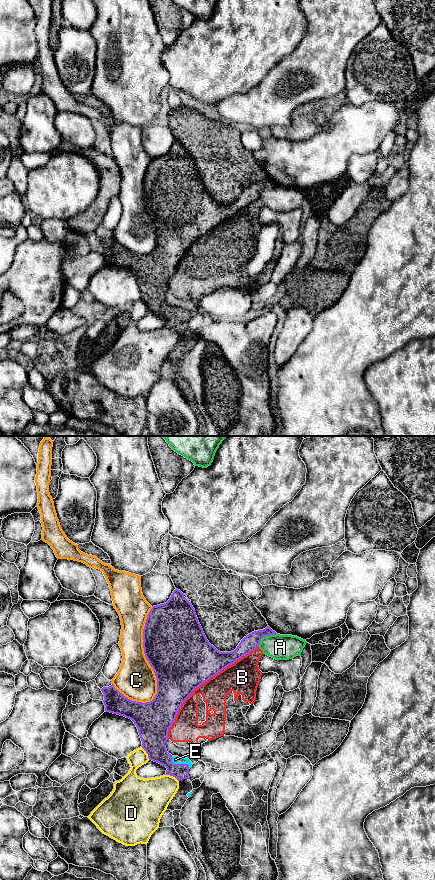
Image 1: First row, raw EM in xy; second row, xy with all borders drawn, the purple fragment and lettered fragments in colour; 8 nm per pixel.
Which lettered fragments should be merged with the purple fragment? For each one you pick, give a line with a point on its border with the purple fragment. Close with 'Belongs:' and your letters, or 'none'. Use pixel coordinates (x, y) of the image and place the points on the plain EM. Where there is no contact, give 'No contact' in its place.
E: Touches purple at xy (179, 316)
Belongs: E

